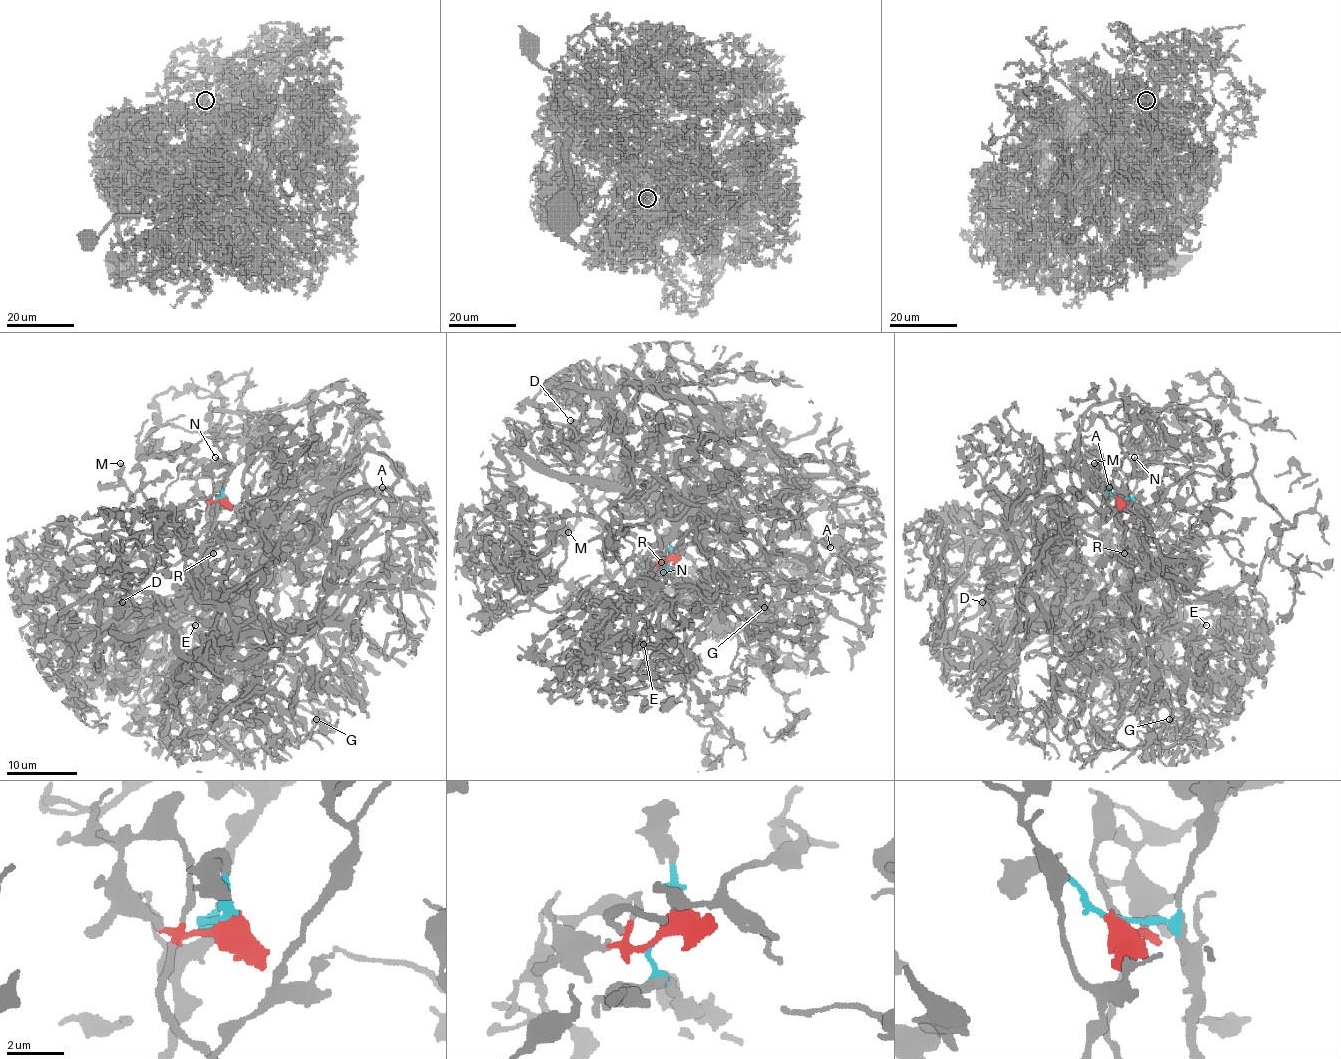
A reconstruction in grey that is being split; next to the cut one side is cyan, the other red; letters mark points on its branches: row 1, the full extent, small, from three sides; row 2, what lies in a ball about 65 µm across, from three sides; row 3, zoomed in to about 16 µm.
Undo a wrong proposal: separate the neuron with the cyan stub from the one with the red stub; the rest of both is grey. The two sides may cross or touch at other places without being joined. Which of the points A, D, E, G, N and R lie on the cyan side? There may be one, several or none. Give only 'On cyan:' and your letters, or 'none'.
On cyan: D, N, R

